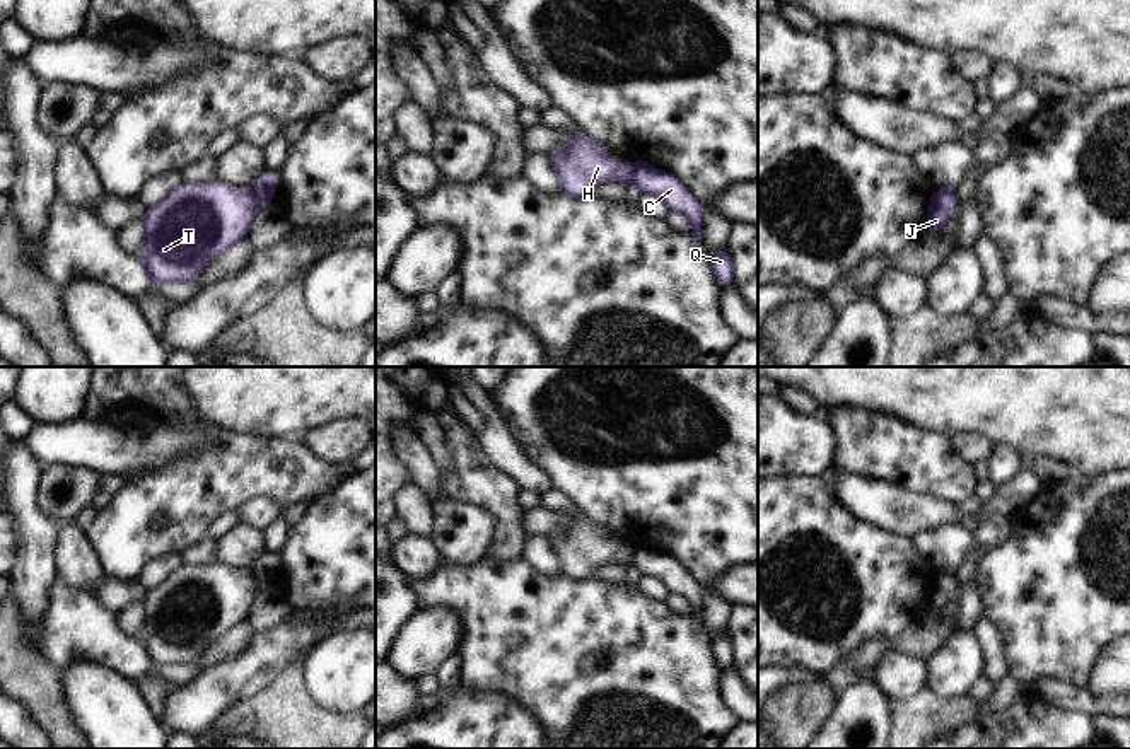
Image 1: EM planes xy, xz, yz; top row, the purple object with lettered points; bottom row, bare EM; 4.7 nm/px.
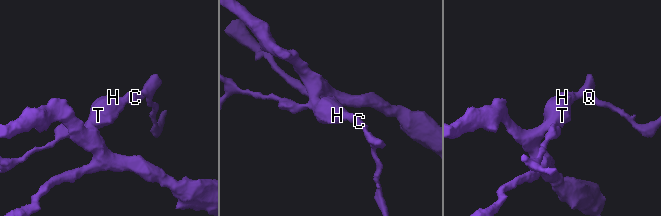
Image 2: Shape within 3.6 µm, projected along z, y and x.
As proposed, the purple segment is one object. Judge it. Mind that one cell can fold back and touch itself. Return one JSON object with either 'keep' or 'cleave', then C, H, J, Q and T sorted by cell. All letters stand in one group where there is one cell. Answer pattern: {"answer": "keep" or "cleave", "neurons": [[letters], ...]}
{"answer": "cleave", "neurons": [["C", "Q"], ["H", "J", "T"]]}

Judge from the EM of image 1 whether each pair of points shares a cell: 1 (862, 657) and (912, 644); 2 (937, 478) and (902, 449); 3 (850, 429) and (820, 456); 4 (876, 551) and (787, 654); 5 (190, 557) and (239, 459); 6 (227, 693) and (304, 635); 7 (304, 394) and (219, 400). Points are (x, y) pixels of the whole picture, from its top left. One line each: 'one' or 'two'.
1: one
2: one
3: two
4: one
5: two
6: one
7: one

